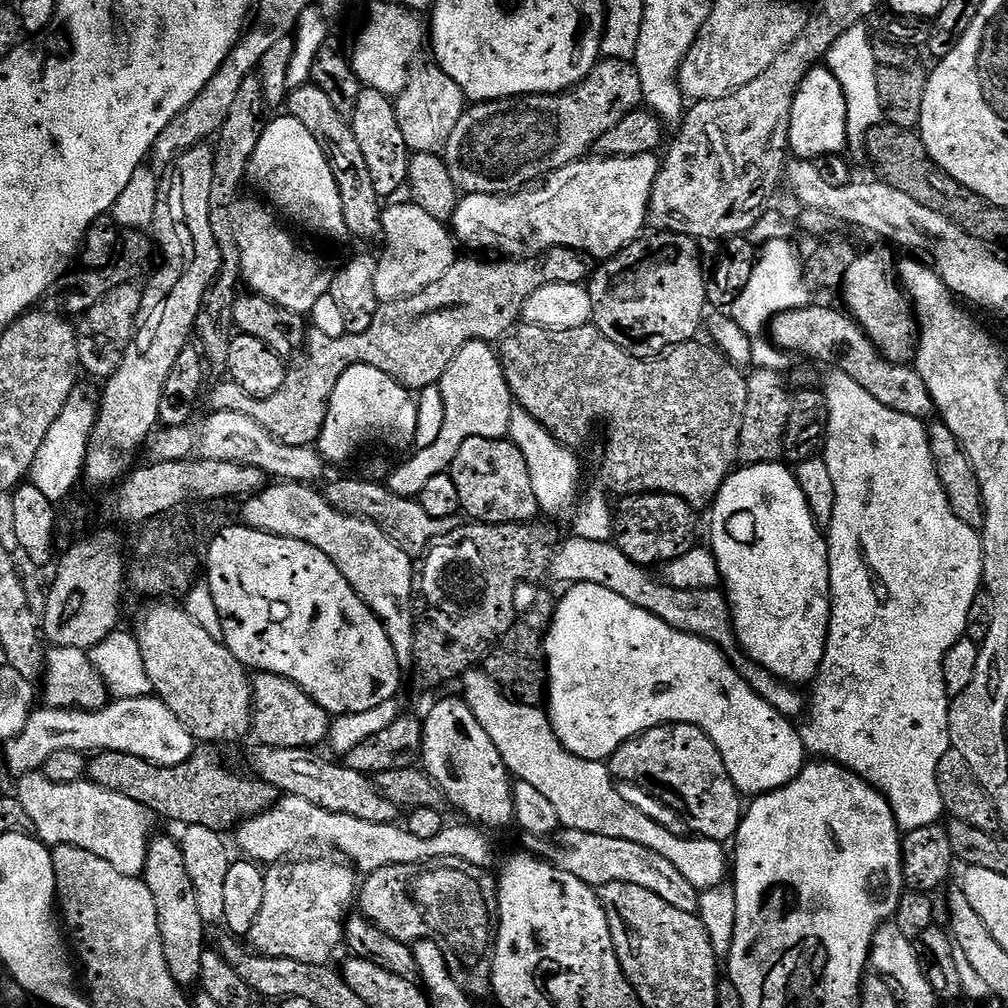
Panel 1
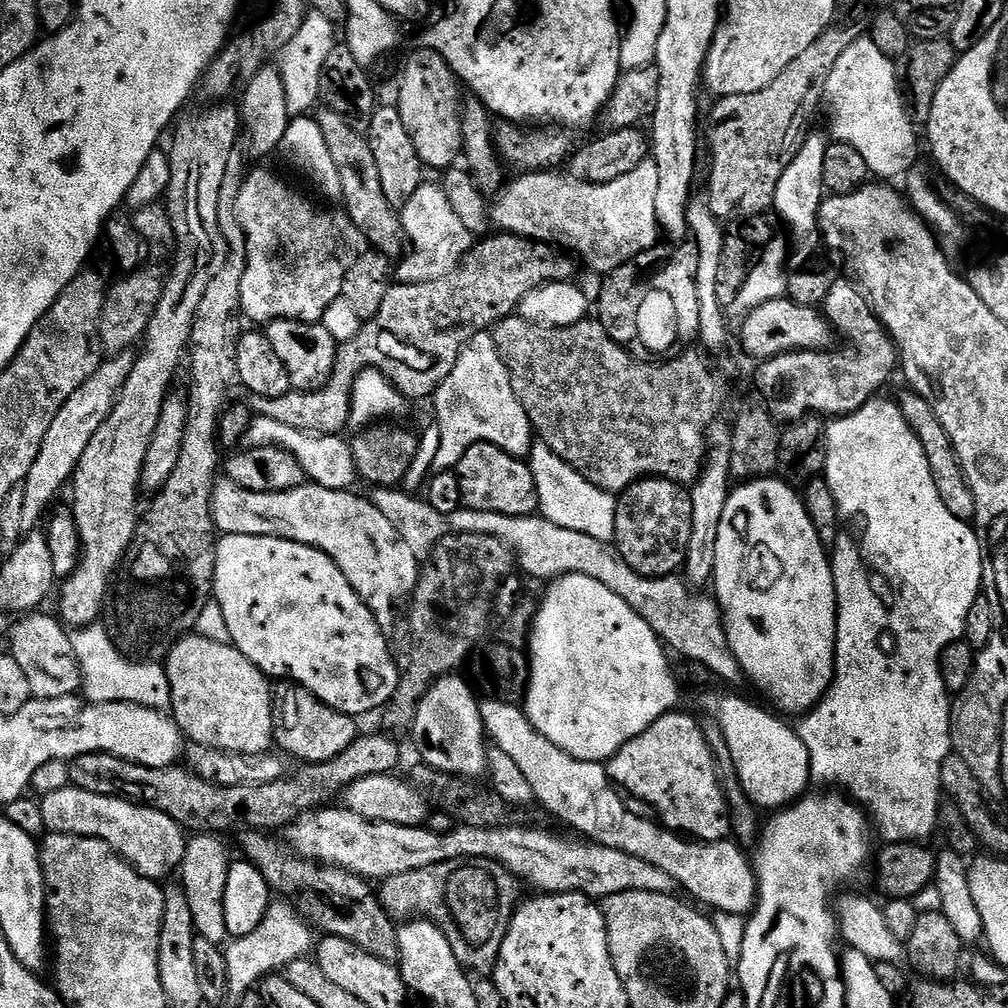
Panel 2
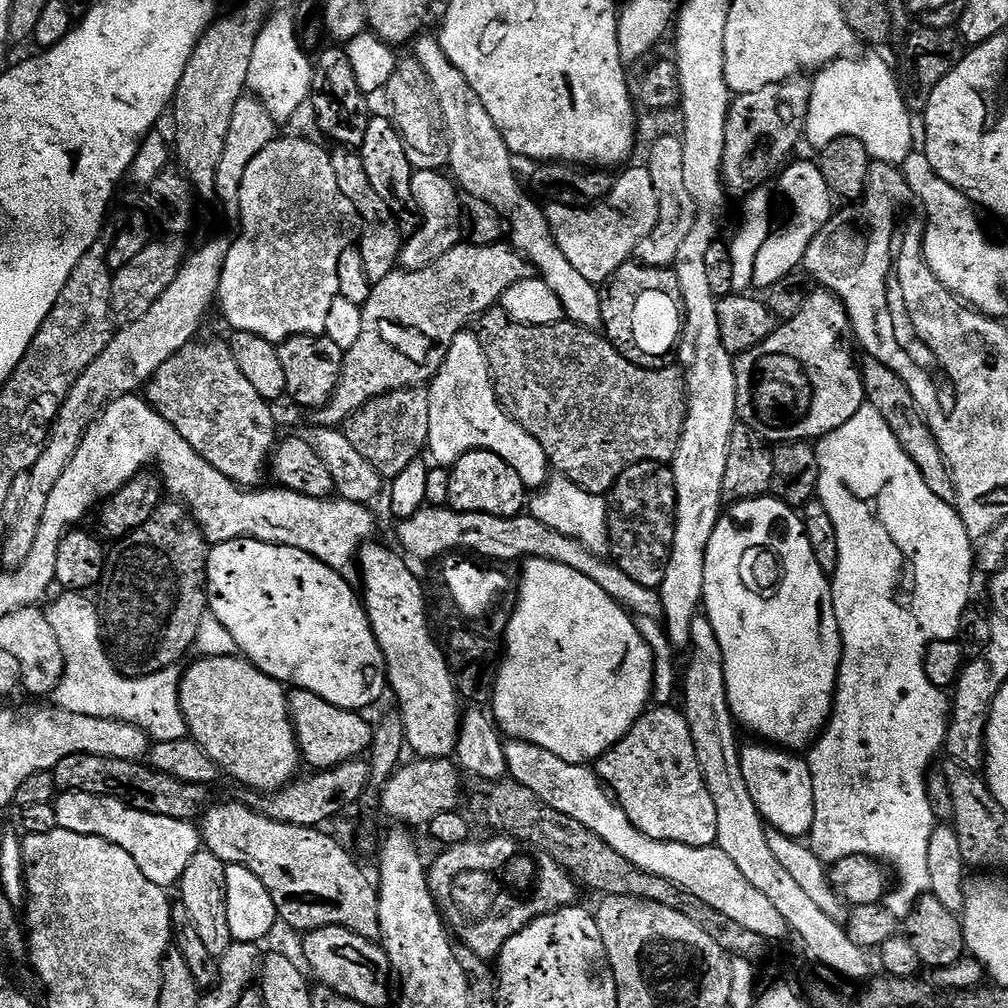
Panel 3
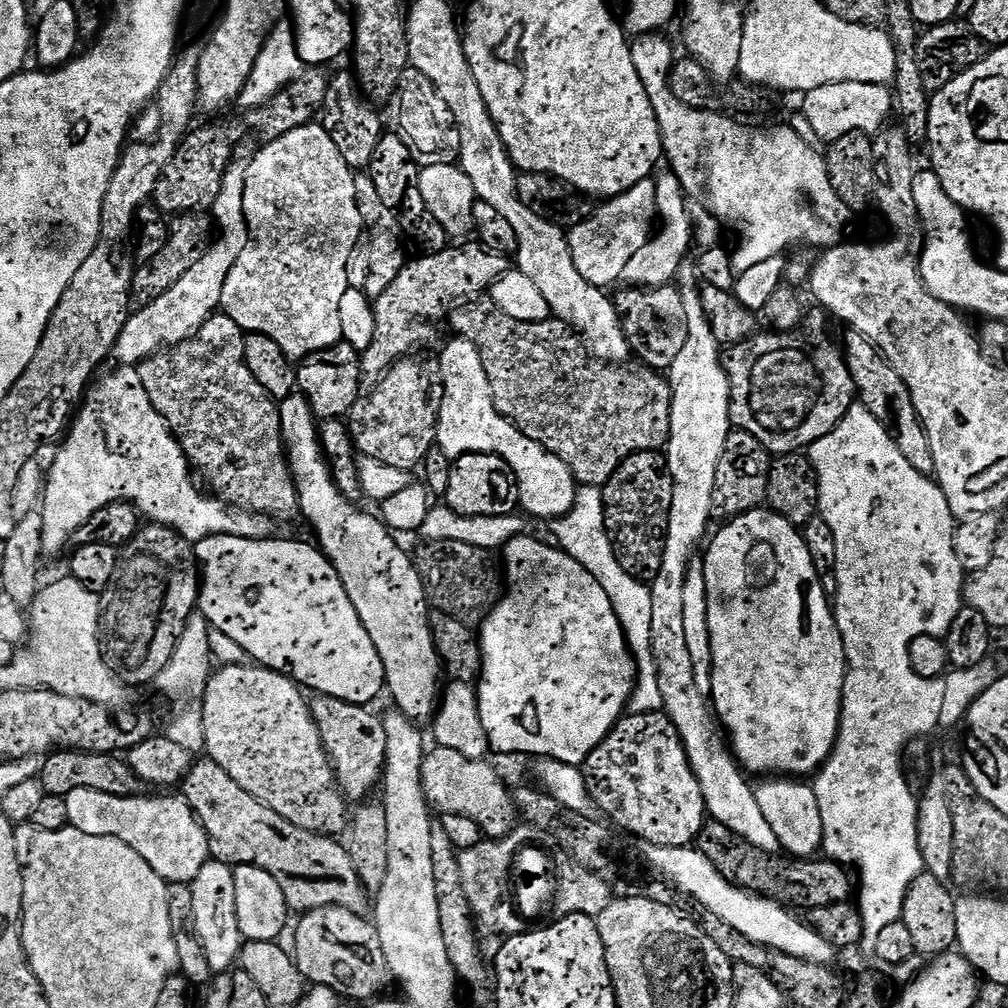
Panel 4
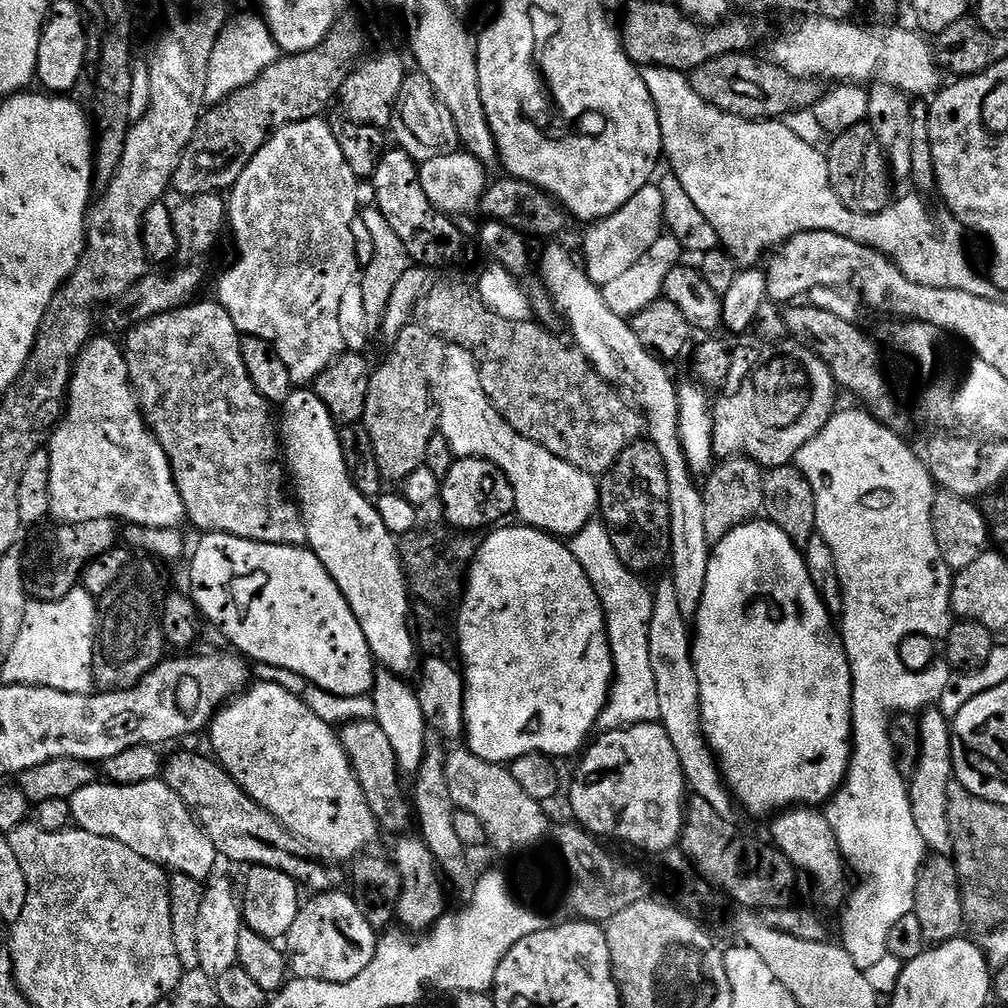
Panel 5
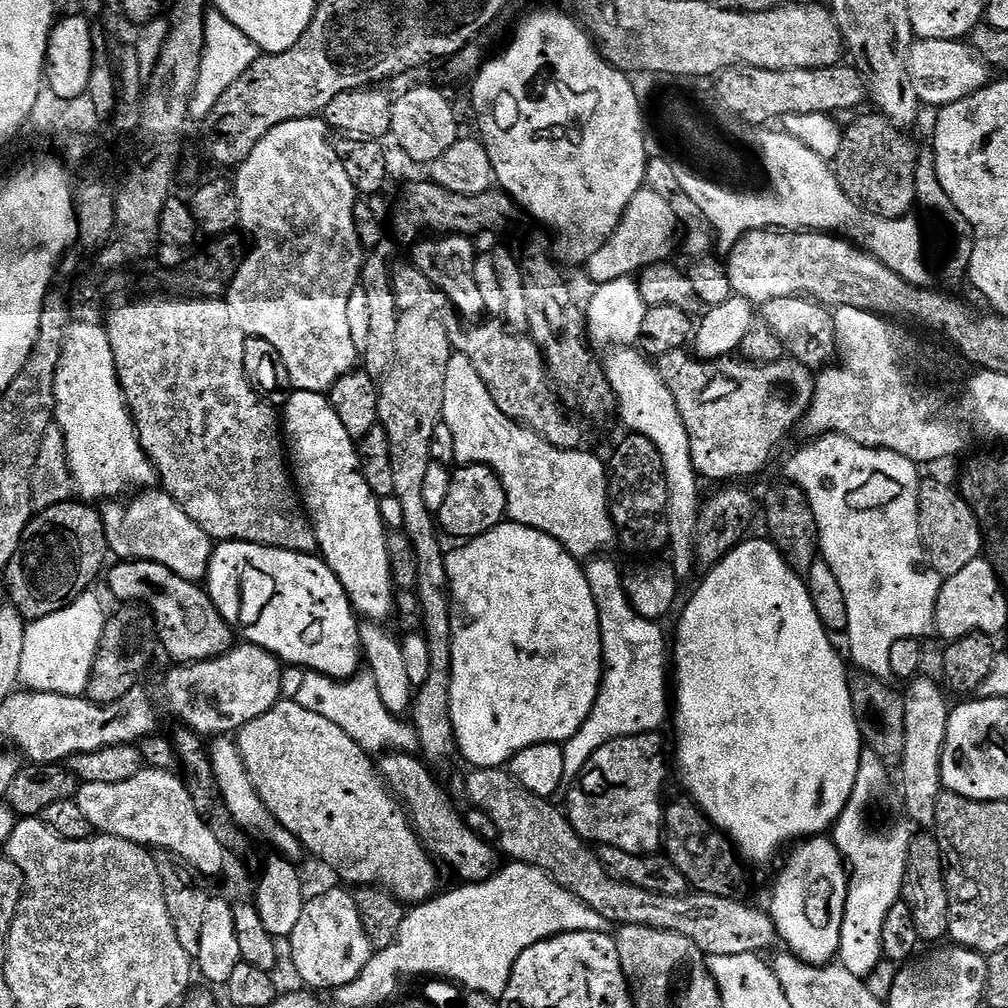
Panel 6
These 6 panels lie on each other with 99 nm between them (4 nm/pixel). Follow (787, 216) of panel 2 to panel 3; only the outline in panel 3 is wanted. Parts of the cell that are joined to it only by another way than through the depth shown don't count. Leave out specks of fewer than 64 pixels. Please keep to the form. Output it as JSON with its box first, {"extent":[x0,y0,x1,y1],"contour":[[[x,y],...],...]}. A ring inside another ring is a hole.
{"extent":[751,160,834,290],"contour":[[[800,160],[789,163],[787,167],[779,173],[780,188],[784,191],[784,196],[788,199],[788,204],[792,207],[793,216],[784,225],[773,227],[772,235],[766,238],[762,250],[758,250],[758,258],[751,261],[752,280],[760,287],[760,290],[767,290],[782,278],[793,275],[803,265],[806,258],[806,250],[814,238],[826,226],[828,220],[833,219],[832,200],[834,193],[829,188],[826,178],[822,178],[822,170],[819,163],[808,160]]]}

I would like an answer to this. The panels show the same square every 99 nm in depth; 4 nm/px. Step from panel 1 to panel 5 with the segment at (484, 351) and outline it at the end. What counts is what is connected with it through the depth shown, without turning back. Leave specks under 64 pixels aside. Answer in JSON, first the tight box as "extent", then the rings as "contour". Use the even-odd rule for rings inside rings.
{"extent":[438,344,600,538],"contour":[[[457,344],[444,349],[444,379],[438,392],[440,432],[450,442],[453,457],[477,456],[497,464],[510,478],[516,499],[515,515],[521,525],[548,532],[557,538],[571,538],[594,519],[600,506],[597,477],[562,462],[550,450],[518,434],[498,414],[486,390],[482,390],[480,367],[466,350]]]}

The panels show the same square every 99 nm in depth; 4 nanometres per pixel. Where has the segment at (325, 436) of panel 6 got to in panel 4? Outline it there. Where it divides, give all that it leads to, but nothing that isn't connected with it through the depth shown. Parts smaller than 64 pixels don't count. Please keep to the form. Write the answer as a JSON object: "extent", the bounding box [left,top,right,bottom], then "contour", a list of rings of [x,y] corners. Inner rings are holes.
{"extent":[278,394,442,722],"contour":[[[293,394],[279,401],[278,407],[284,450],[288,466],[292,469],[292,481],[296,484],[296,493],[300,499],[299,515],[305,516],[309,526],[316,531],[315,543],[334,566],[338,578],[342,578],[342,586],[346,586],[346,594],[350,594],[350,602],[354,602],[354,610],[358,610],[358,618],[362,618],[362,626],[366,626],[366,634],[370,634],[370,642],[374,642],[378,650],[378,658],[382,658],[386,692],[387,695],[392,695],[392,700],[396,703],[393,705],[406,714],[406,718],[417,722],[431,721],[438,707],[442,665],[440,656],[436,653],[434,638],[428,629],[430,605],[413,557],[409,553],[407,556],[400,549],[400,544],[396,541],[399,539],[393,535],[379,515],[371,516],[370,513],[363,512],[360,506],[340,493],[329,463],[325,459],[316,413],[312,411],[308,400],[302,395]]]}

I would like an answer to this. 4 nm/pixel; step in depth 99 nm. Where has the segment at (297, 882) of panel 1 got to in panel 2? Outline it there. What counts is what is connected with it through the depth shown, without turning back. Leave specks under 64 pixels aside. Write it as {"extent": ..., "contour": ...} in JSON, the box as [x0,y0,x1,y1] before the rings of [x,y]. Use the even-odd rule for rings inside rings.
{"extent":[224,903,314,1002],"contour":[[[269,903],[264,920],[258,928],[250,930],[250,934],[245,936],[235,937],[224,948],[226,982],[228,983],[227,999],[232,1002],[241,1000],[265,978],[287,969],[290,962],[305,959],[314,948],[312,935],[314,932],[308,921],[297,913],[291,903]]]}

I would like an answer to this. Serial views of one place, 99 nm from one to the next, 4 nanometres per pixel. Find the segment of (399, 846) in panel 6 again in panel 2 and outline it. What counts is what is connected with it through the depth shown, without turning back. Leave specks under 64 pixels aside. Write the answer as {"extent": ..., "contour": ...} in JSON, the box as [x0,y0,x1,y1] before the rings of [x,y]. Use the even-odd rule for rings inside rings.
{"extent":[163,634,273,755],"contour":[[[185,634],[168,649],[163,666],[170,682],[170,715],[189,741],[238,755],[262,755],[273,747],[273,685],[235,644]]]}

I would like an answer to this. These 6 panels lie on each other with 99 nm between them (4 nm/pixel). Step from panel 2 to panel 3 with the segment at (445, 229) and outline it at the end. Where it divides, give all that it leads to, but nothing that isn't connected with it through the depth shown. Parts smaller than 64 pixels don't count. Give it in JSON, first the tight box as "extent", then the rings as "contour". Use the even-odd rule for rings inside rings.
{"extent":[399,170,461,269],"contour":[[[420,170],[415,173],[412,180],[411,199],[414,201],[415,207],[422,217],[422,223],[419,225],[416,234],[403,245],[400,253],[399,263],[403,265],[405,269],[429,268],[432,264],[436,263],[437,260],[441,260],[445,253],[443,249],[439,249],[435,254],[432,253],[434,247],[438,244],[444,244],[443,246],[446,246],[451,242],[456,242],[461,239],[461,193],[458,191],[457,185],[453,183],[447,175],[444,177],[444,174],[445,173],[440,170]]]}

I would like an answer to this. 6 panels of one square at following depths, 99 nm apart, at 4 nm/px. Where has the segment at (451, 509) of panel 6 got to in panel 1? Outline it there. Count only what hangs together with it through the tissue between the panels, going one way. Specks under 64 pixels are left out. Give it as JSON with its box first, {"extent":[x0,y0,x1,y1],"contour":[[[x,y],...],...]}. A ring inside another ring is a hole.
{"extent":[450,438,541,524],"contour":[[[466,438],[466,442],[458,446],[450,474],[462,498],[463,515],[469,521],[477,524],[523,524],[535,521],[535,516],[541,515],[534,486],[530,486],[526,458],[522,458],[522,450],[518,450],[511,439]]]}

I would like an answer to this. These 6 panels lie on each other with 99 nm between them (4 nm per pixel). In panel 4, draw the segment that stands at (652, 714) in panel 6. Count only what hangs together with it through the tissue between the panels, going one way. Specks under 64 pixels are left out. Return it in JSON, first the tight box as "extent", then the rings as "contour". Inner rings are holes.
{"extent":[550,487,658,710],"contour":[[[581,487],[576,493],[576,505],[564,516],[551,521],[550,528],[556,535],[555,543],[563,552],[570,554],[606,590],[606,598],[610,598],[610,606],[614,606],[614,614],[618,614],[618,622],[624,631],[624,637],[632,656],[636,659],[638,673],[638,687],[632,694],[631,707],[644,710],[649,707],[648,700],[657,699],[658,670],[654,662],[654,654],[650,646],[650,622],[654,615],[651,587],[643,580],[635,580],[626,570],[622,570],[622,562],[614,554],[614,546],[606,530],[604,517],[604,493],[601,489]]]}

